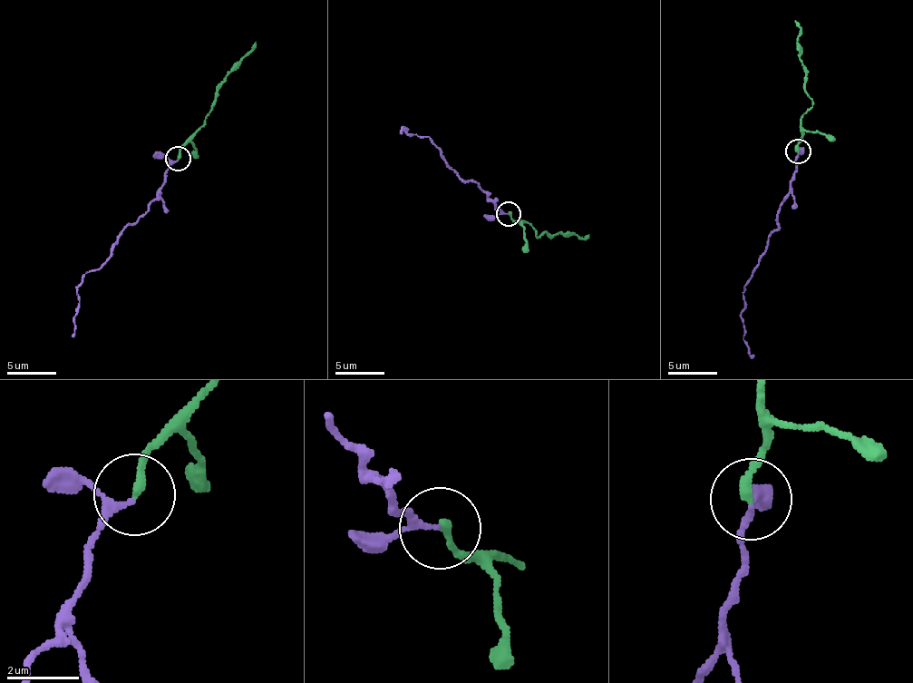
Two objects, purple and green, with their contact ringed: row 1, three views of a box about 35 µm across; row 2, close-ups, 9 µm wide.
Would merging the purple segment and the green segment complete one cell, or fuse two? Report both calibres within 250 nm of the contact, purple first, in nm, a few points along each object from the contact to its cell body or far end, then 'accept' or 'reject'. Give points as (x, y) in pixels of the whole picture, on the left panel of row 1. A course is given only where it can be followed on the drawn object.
130/240 nm | purple via (177, 160), (167, 170), (165, 184), (150, 208), (122, 229), (107, 261), (82, 278), (77, 287), (72, 336) | green via (177, 158), (182, 144), (197, 130), (212, 106), (217, 87), (256, 41) | accept

